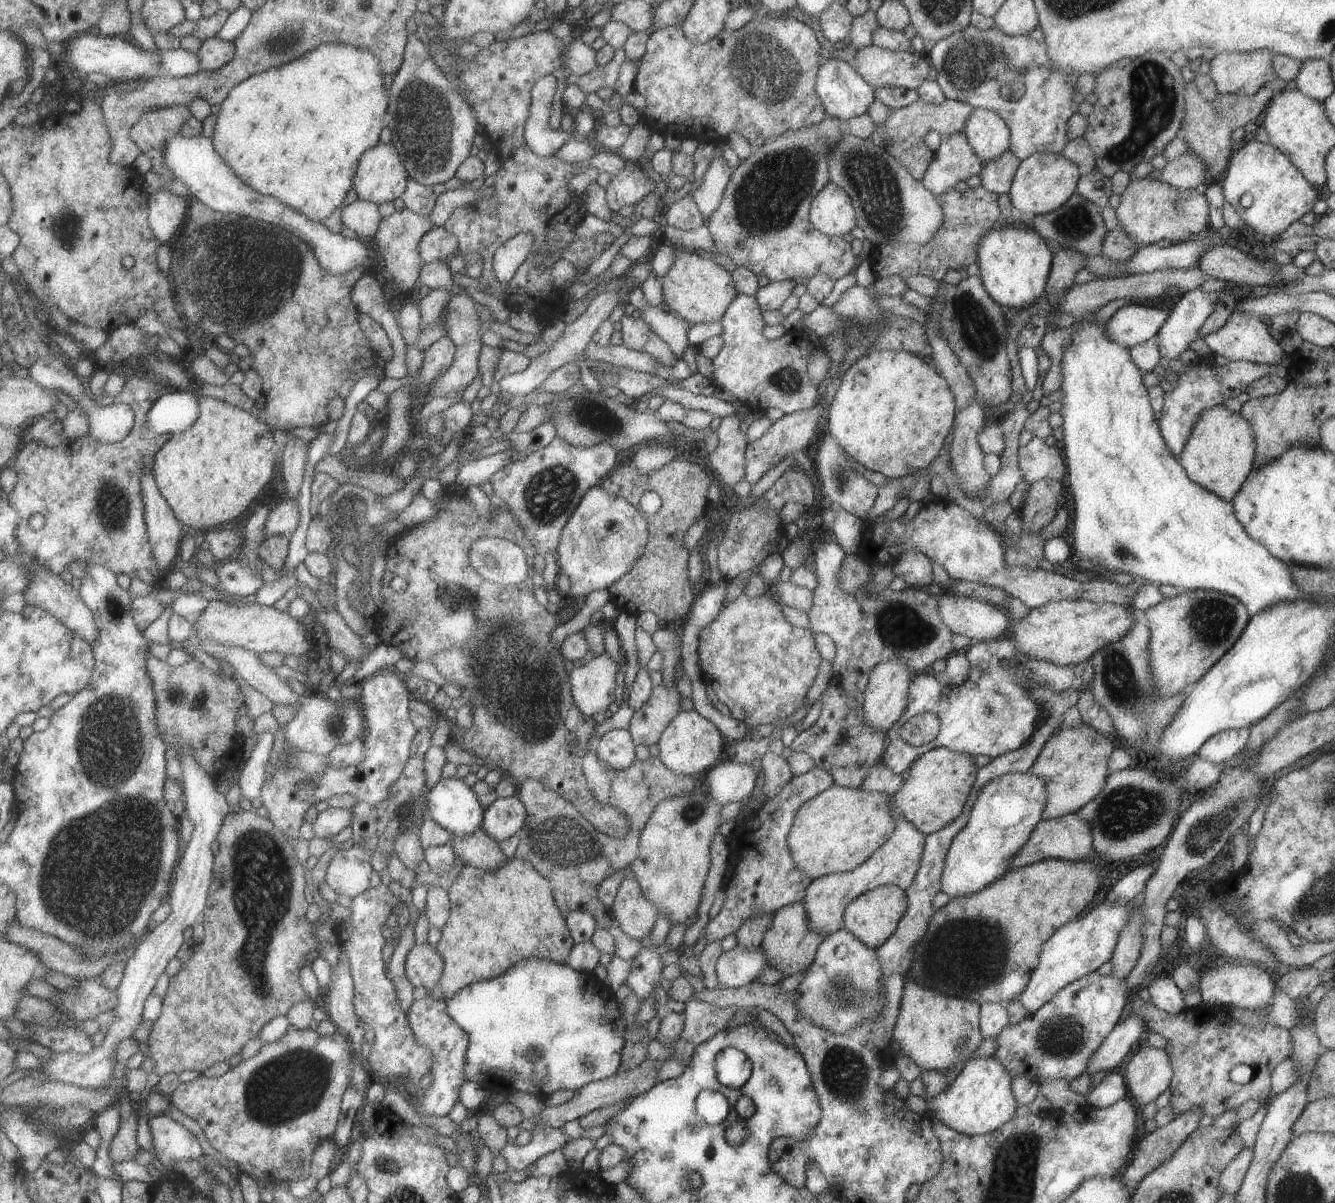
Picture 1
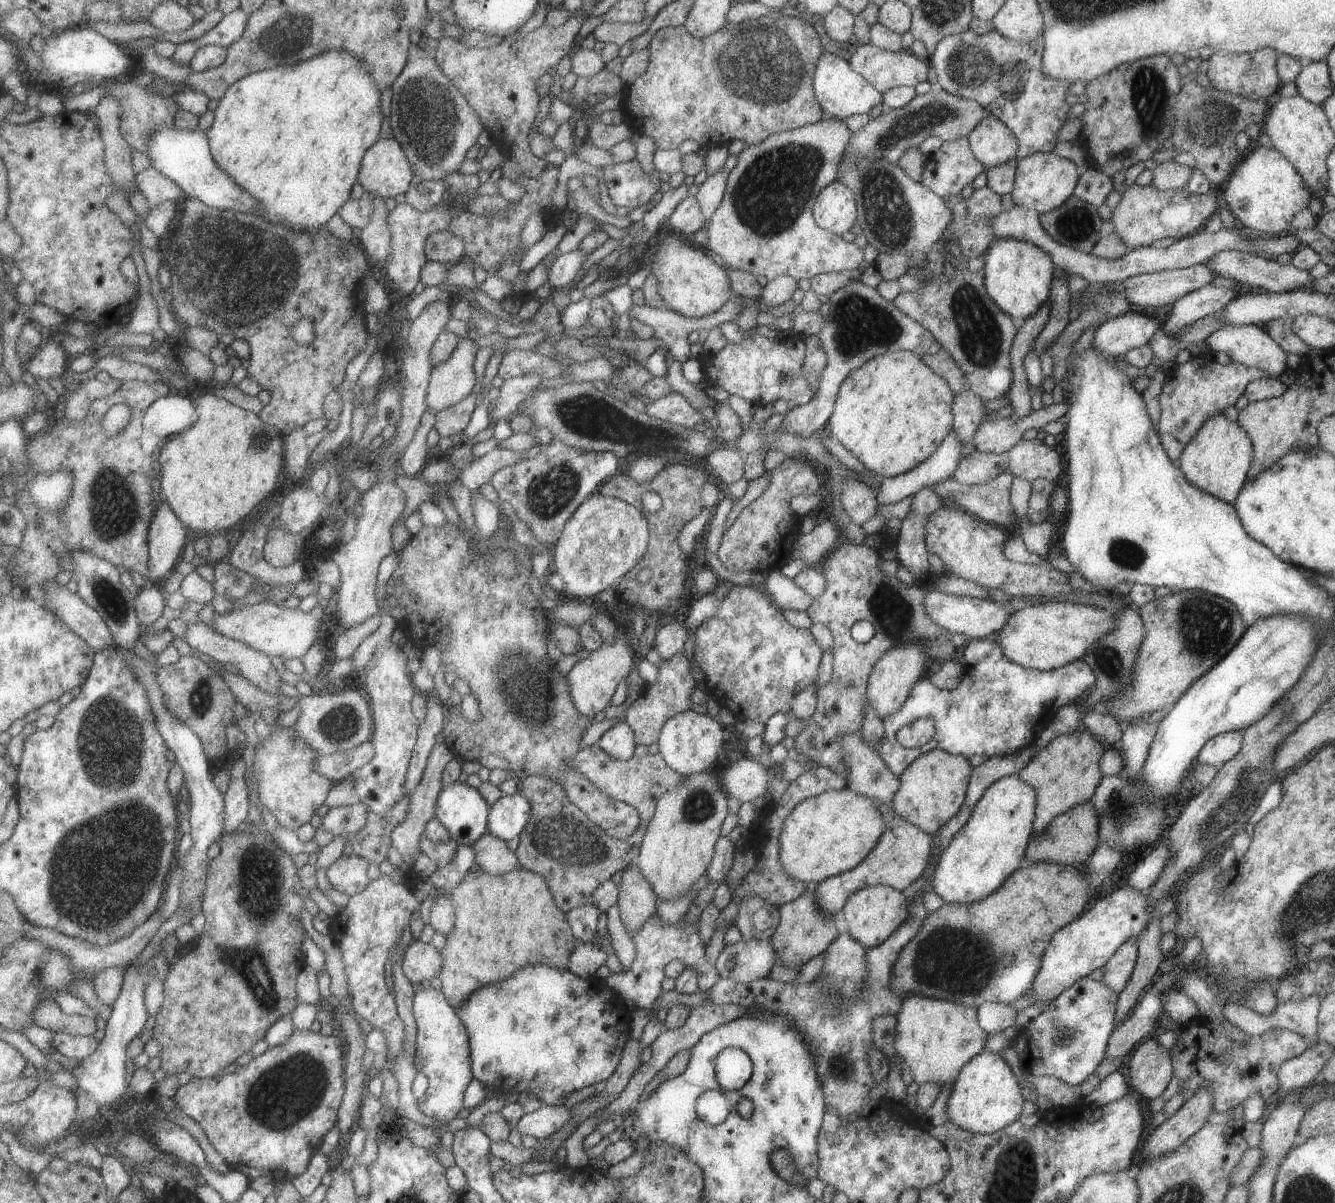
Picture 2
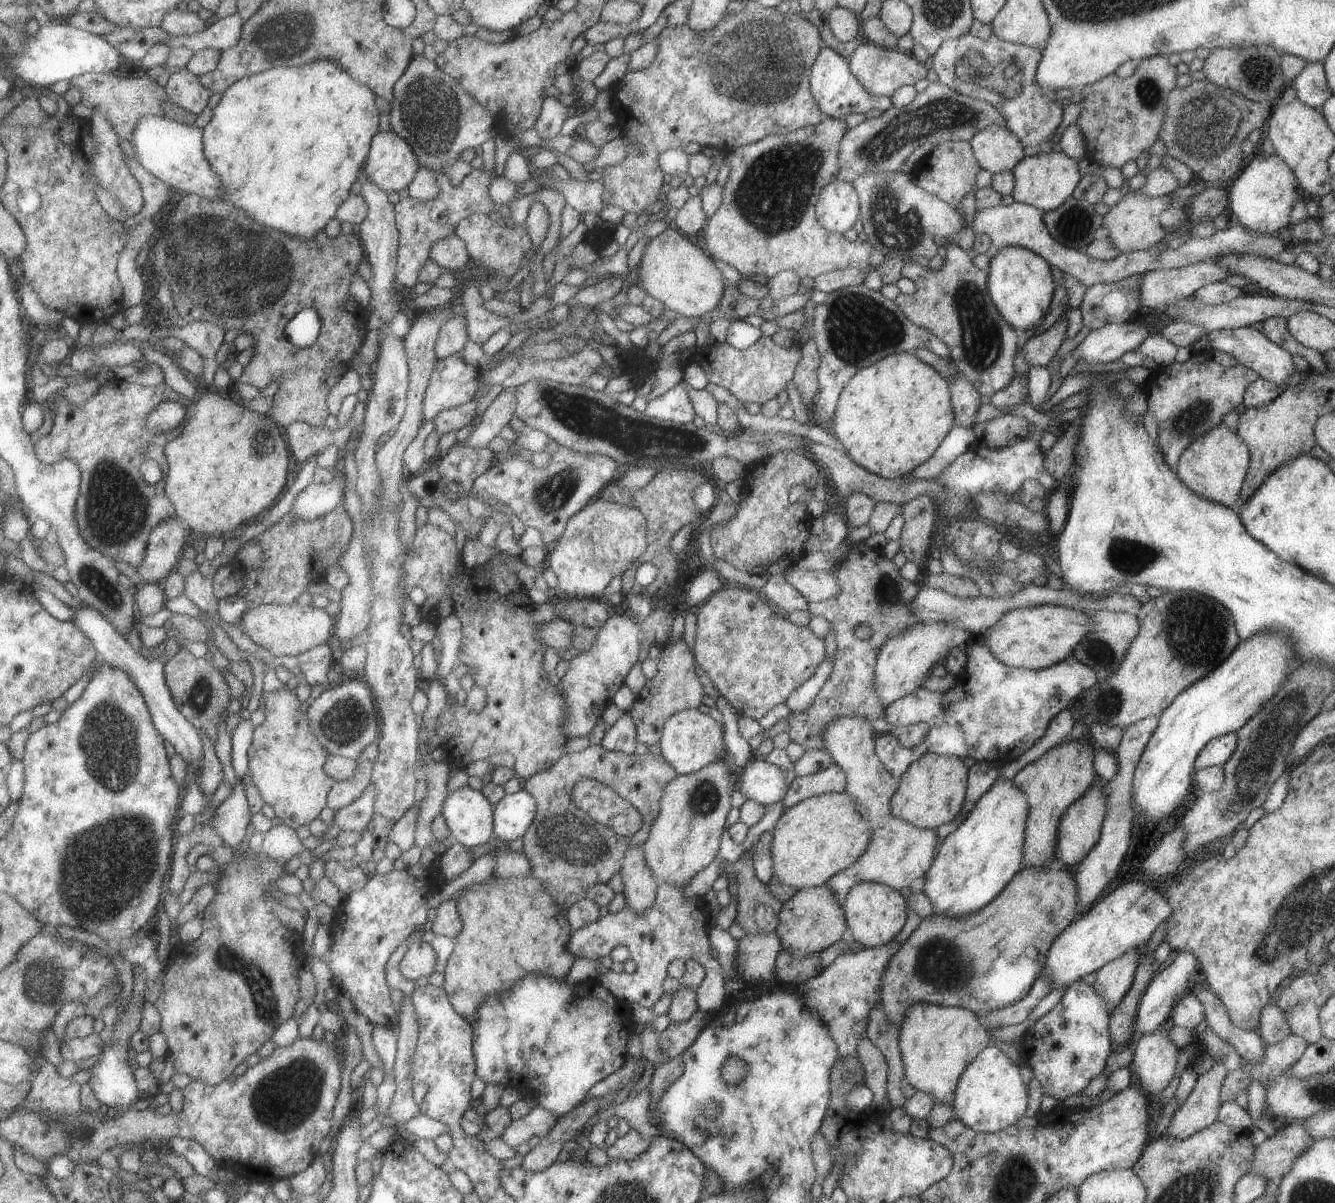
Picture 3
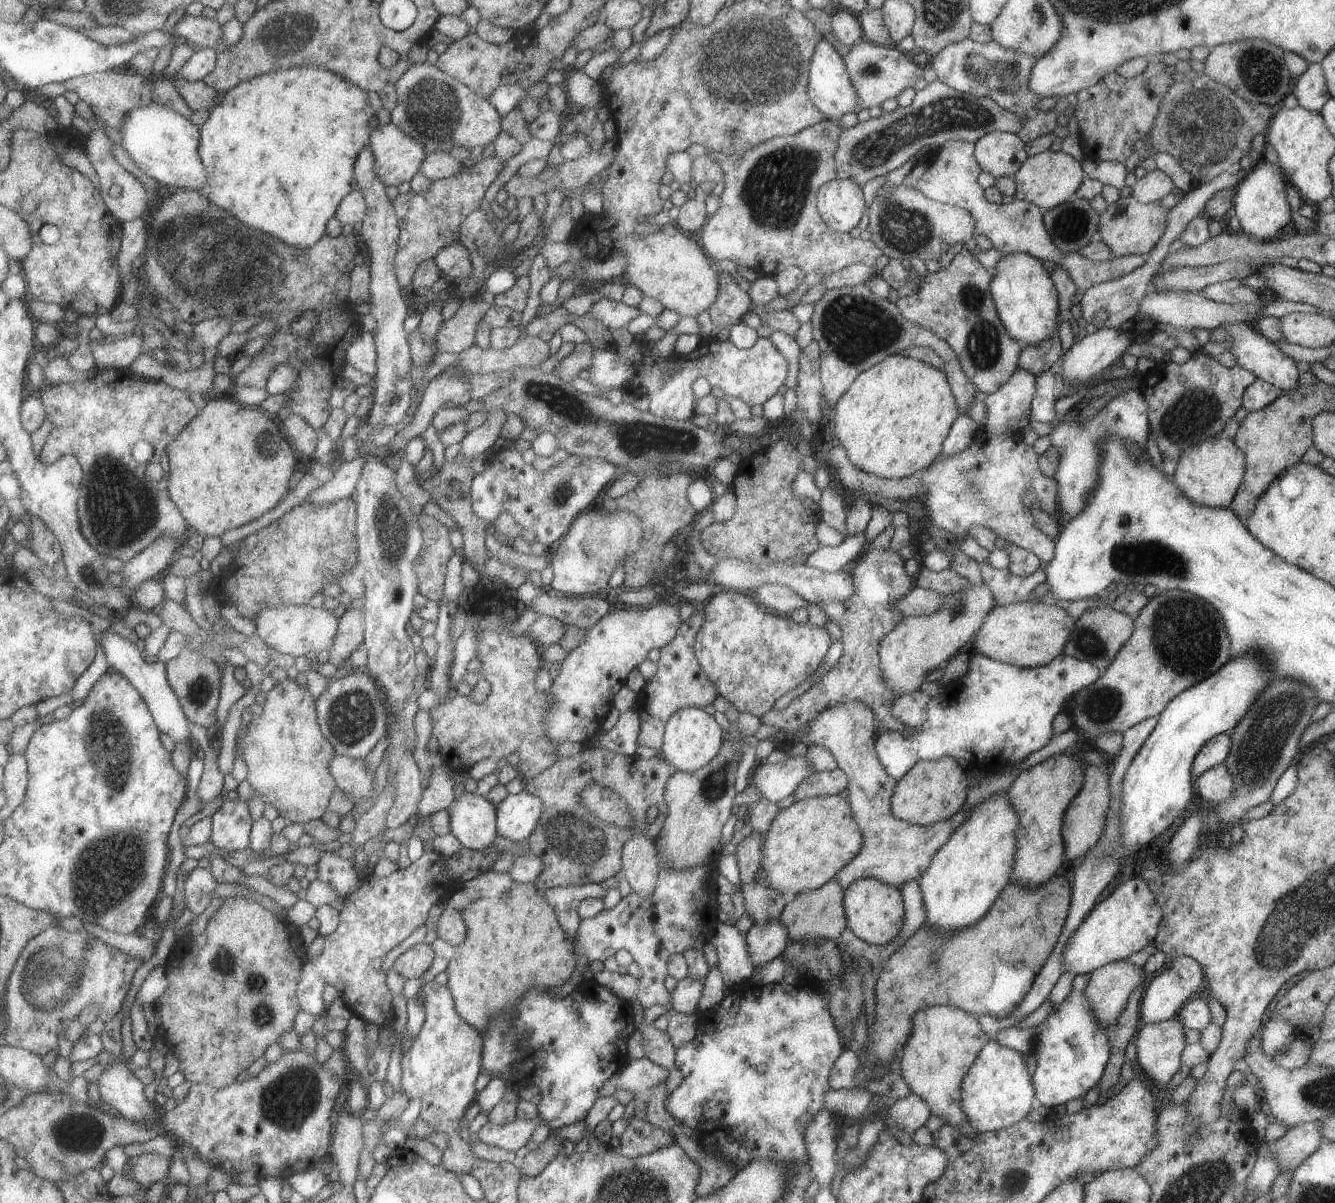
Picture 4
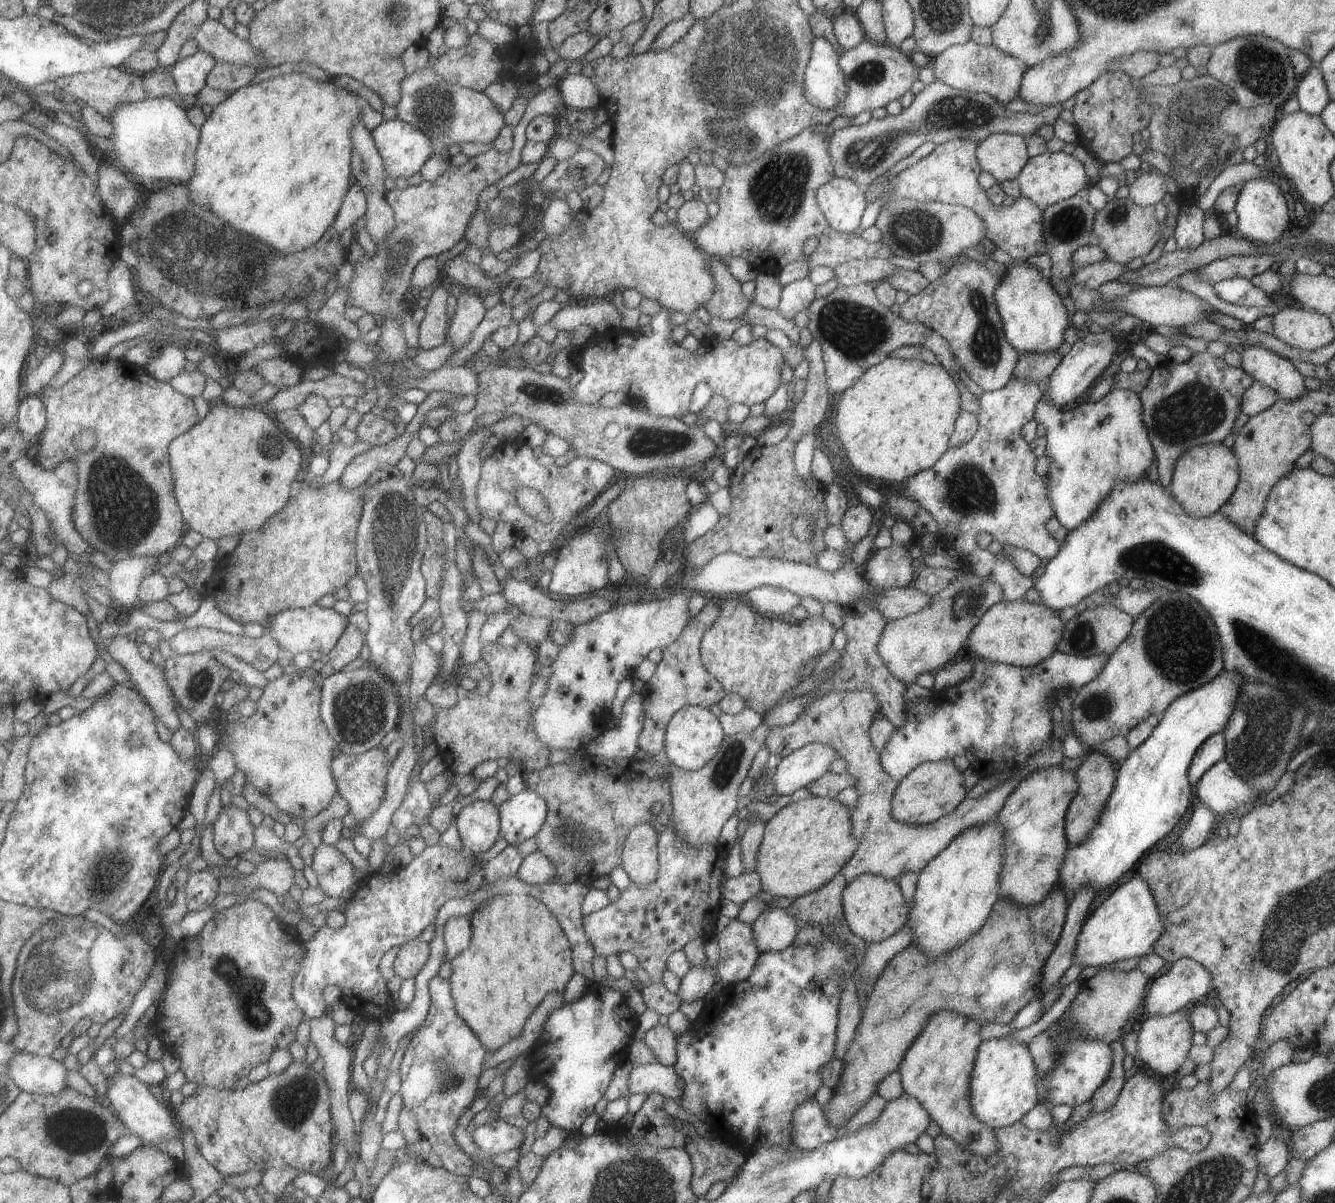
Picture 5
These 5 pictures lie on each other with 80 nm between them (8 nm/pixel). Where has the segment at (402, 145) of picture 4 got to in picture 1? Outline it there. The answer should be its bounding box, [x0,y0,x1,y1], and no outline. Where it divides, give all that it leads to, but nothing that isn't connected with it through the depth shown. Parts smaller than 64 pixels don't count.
[352,142,410,205]

